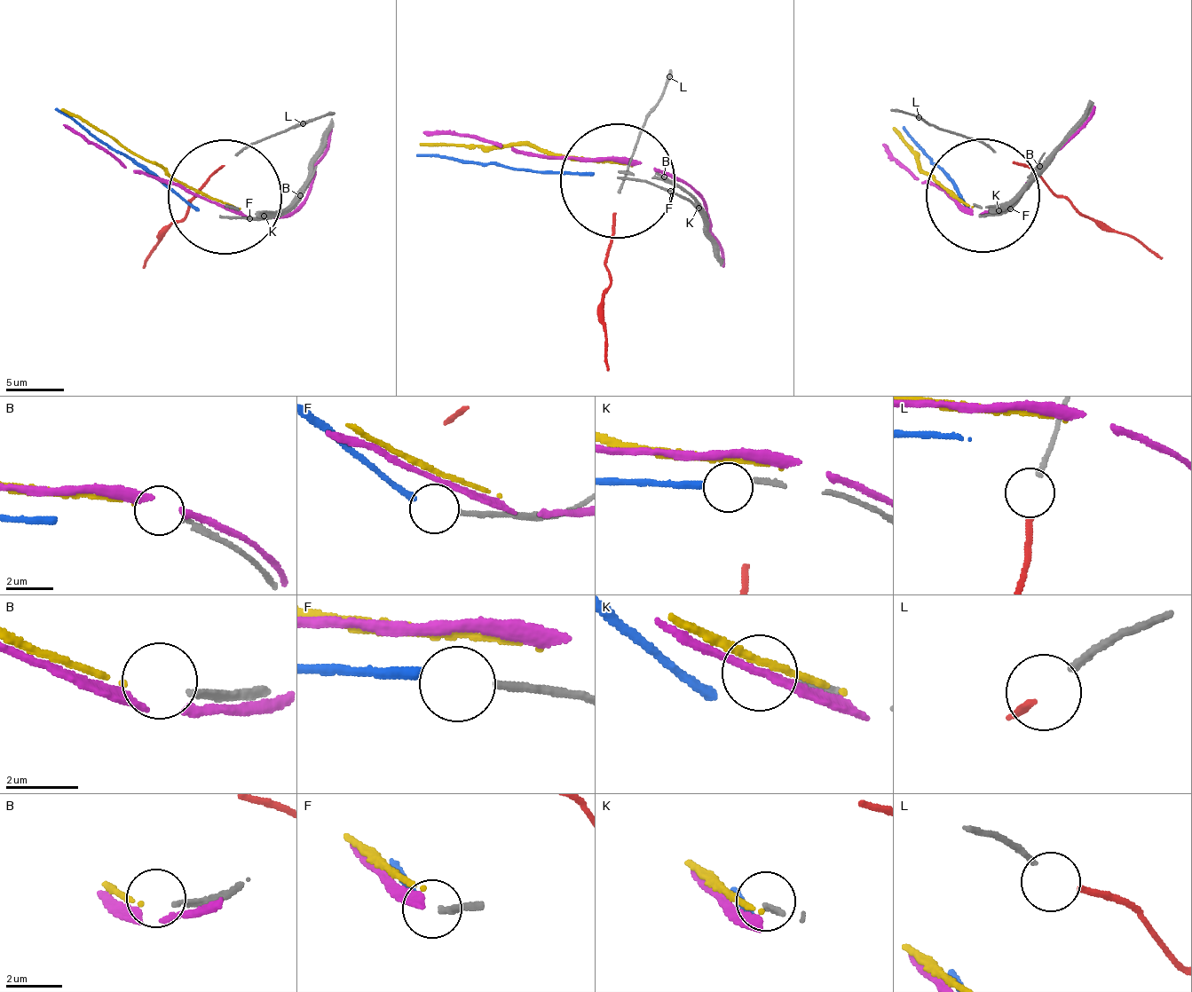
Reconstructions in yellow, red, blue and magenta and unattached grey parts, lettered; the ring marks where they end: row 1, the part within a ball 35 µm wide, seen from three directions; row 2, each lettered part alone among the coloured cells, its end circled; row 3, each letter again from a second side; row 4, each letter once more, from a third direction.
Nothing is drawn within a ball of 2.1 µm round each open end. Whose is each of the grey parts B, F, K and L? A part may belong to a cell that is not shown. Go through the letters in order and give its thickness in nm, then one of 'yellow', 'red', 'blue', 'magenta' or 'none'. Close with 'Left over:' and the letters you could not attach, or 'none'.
B: calibre 160 nm; yellow
F: calibre 240 nm; blue
K: calibre 220 nm; none
L: calibre 200 nm; red
Left over: K

